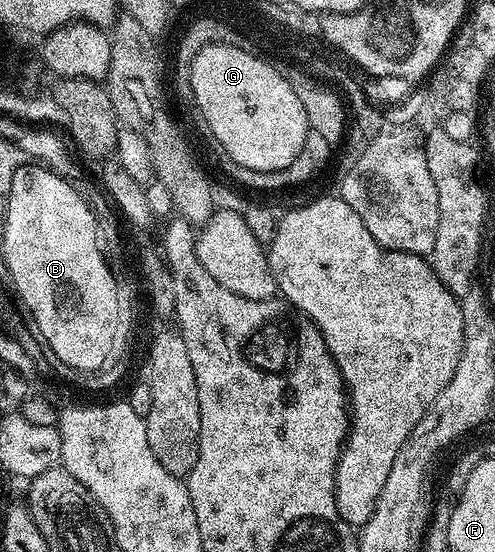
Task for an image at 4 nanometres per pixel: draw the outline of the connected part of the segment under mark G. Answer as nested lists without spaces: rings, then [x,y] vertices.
[[[208,45],[199,50],[194,61],[196,68],[189,74],[192,84],[196,84],[193,105],[200,111],[209,134],[220,143],[219,151],[247,168],[270,169],[288,164],[292,156],[296,156],[300,140],[304,140],[304,112],[300,112],[300,104],[296,104],[296,96],[288,92],[288,84],[284,84],[268,64],[244,56],[244,52],[236,52],[236,48],[211,48]]]

